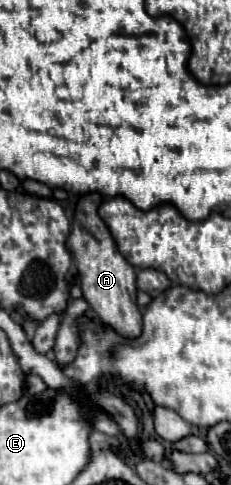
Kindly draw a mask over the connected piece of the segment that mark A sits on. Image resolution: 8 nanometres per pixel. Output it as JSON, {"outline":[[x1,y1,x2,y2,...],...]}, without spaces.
{"outline":[[97,192,87,194,77,204,77,214,73,222,73,230,69,236,69,250,75,256,75,266,79,272,79,284,83,290,83,298,87,300,89,308,99,316,99,320,115,330,123,338,137,338,141,336,141,310,137,308,137,270,119,254,109,228,97,214,101,204,101,196]]}

